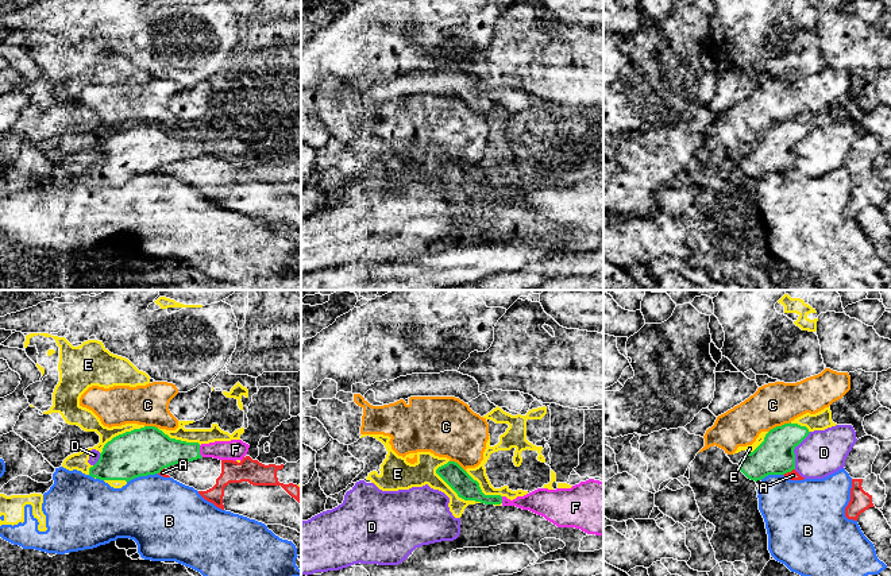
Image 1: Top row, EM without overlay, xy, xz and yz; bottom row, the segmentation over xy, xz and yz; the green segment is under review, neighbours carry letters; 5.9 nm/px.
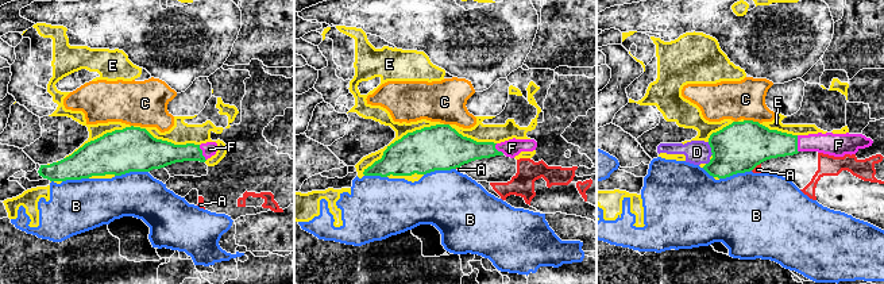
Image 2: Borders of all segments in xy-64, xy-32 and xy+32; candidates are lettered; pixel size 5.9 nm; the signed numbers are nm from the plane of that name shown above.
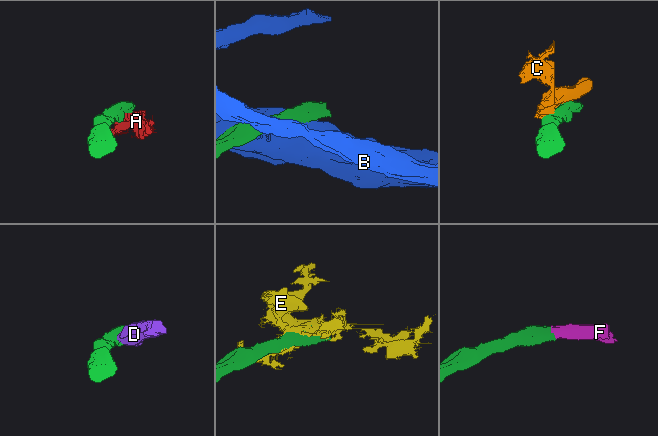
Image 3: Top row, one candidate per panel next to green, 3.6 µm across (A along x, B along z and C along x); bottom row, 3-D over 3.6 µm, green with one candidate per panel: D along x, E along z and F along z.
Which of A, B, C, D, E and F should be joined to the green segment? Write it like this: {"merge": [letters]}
{"merge": ["F"]}

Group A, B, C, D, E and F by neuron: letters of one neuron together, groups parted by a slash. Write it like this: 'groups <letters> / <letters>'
groups A / B / C / D / E / F

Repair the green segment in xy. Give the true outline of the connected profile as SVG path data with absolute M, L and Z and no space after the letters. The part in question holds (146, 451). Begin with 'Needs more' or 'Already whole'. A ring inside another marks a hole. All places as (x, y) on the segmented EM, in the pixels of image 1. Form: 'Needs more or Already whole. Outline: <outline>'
Needs more. Outline: M155 426L134 429L108 441L89 476L100 480L130 482L139 476L159 473L170 465L201 457L243 460L250 445L242 440L209 444L170 438Z

